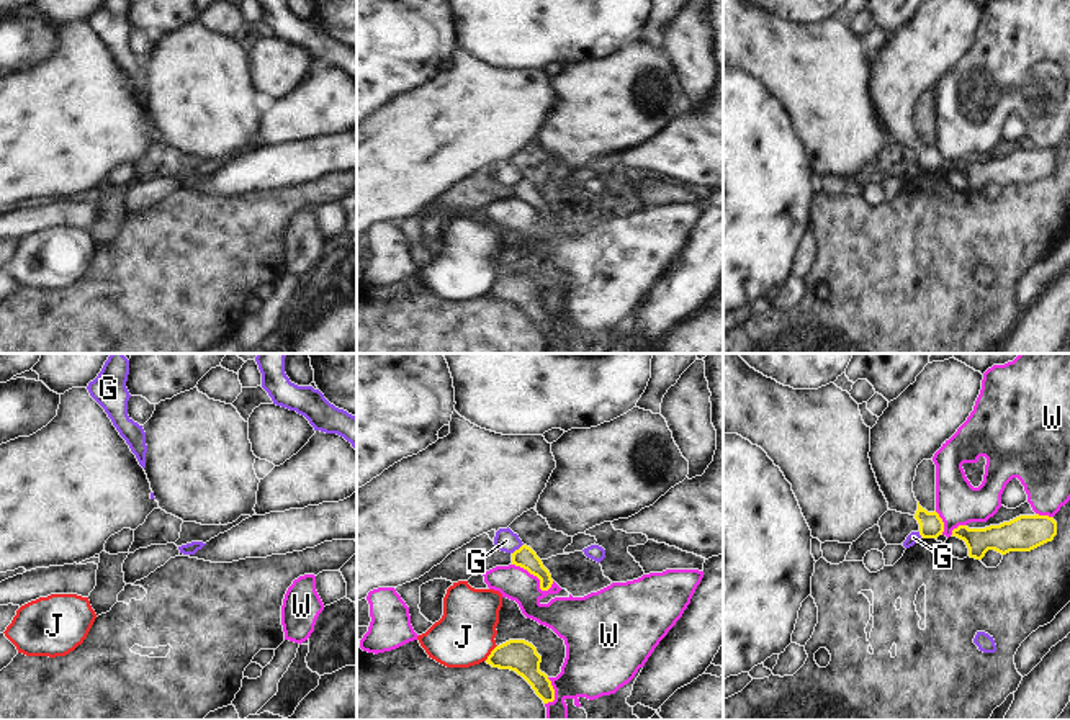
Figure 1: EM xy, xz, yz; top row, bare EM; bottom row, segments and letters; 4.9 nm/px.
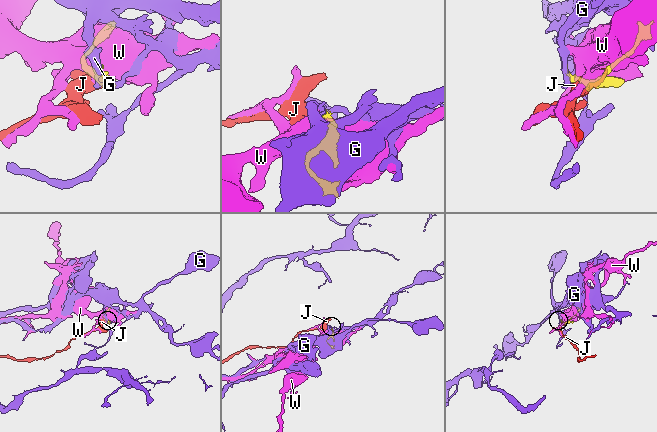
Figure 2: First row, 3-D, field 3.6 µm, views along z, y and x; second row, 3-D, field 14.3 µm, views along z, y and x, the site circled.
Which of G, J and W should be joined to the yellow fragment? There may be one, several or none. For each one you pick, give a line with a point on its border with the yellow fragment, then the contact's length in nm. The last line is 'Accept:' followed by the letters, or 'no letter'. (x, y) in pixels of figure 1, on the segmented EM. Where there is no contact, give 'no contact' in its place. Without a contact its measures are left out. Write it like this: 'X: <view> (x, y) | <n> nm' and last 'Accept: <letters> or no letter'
Accept: no letter

